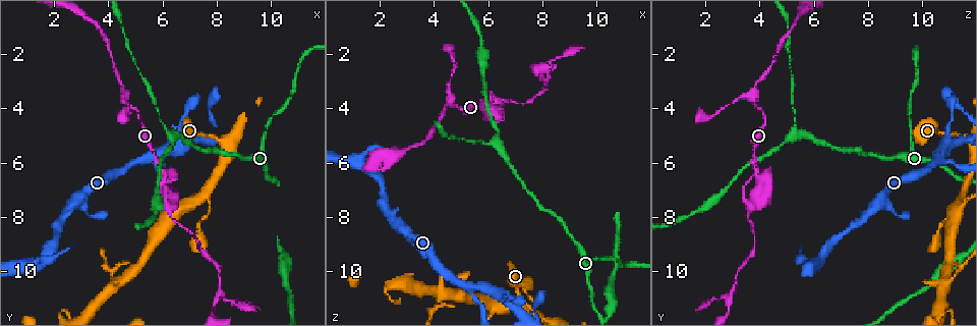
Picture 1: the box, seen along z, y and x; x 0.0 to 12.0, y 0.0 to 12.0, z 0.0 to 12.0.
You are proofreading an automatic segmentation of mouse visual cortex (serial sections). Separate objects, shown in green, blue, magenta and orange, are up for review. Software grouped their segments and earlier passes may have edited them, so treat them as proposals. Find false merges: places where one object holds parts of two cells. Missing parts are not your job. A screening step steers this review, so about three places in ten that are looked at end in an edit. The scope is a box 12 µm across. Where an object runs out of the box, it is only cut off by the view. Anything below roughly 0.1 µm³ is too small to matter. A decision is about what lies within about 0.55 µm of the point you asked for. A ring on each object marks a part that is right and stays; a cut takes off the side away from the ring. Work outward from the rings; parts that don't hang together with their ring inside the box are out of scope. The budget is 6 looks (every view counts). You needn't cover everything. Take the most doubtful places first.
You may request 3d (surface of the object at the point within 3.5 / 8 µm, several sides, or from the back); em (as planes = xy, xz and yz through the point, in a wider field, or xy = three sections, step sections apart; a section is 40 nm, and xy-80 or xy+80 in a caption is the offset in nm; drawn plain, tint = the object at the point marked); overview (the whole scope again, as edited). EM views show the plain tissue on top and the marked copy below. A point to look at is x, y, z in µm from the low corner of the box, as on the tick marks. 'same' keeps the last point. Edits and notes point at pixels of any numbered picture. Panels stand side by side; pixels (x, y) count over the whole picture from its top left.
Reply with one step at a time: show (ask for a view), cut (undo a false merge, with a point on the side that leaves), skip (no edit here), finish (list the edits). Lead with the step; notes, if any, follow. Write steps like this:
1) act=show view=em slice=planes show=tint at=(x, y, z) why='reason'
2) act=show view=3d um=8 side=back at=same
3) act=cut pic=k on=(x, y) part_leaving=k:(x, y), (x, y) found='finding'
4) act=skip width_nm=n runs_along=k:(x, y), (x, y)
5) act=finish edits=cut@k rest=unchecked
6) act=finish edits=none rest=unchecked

act=show view=3d um=8 at=(6.3, 7.7, 3.6) why='calibre changes'

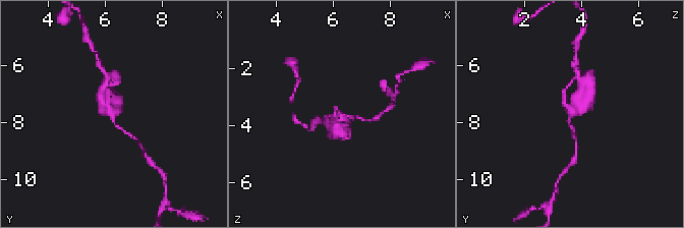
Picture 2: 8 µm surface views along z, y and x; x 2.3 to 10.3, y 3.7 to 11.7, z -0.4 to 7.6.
act=show view=em slice=xy step=5 show=tint at=(6.2, 7.7, 3.7) why='shape alone is not enough'

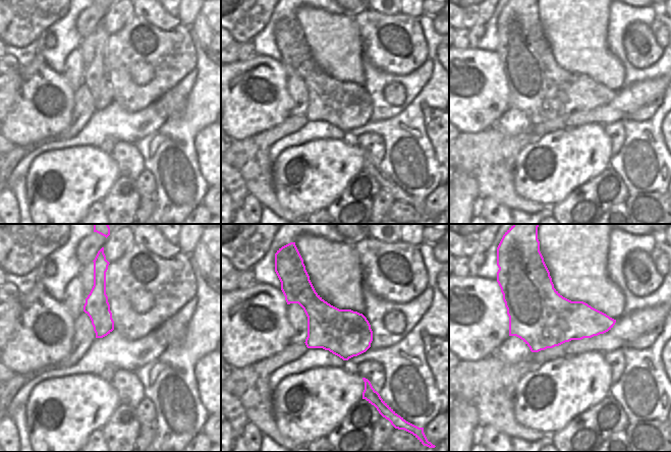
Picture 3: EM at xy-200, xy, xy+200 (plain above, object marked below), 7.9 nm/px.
act=cut pic=2 on=(582, 101) width_nm=380 part_leaving=2:(578, 78), (582, 91), (571, 115) found='two cells meet here'

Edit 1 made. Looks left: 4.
act=show view=overview why='see it whole again'

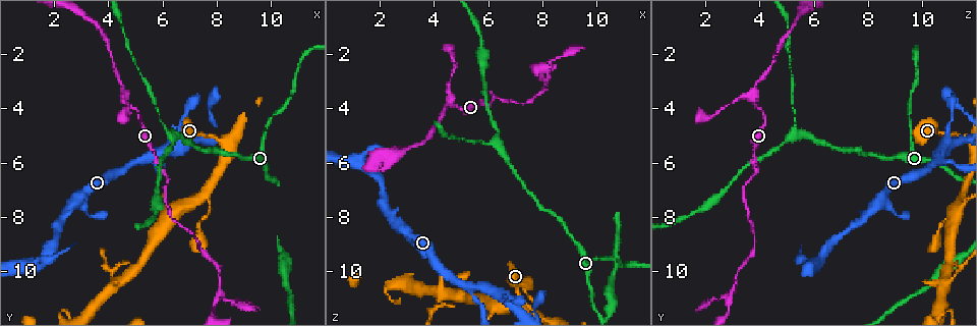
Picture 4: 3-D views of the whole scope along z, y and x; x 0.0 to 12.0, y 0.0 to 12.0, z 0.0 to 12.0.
act=show view=3d um=3.5 at=(4.6, 3.6, 3.8) why='branch point'

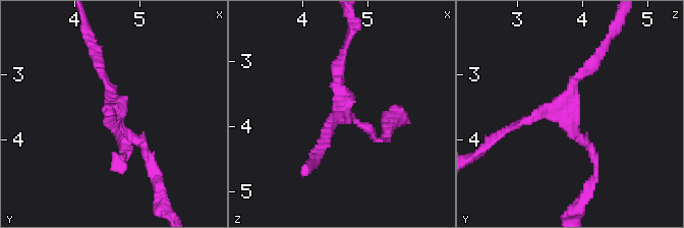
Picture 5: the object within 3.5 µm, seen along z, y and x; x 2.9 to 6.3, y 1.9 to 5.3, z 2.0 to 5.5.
act=show view=em slice=xy step=1 show=tint at=(4.65, 3.65, 3.90)

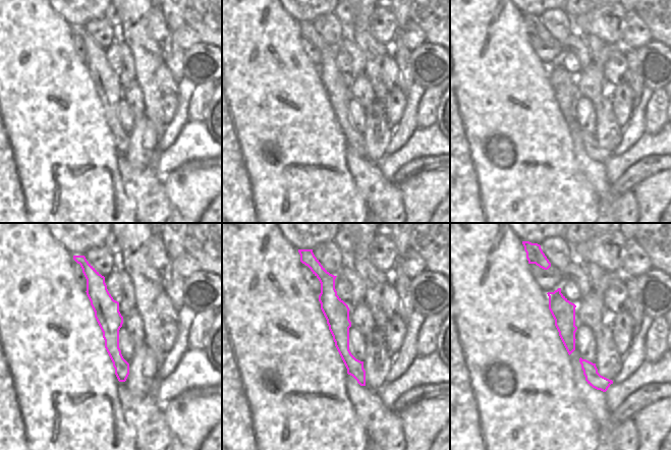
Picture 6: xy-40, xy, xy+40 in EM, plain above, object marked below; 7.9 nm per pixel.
act=skip runs_along=5:(153, 168), (119, 121), (97, 59) found='one cell here'

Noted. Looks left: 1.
act=finish edits=cut@2 rest=unchecked

